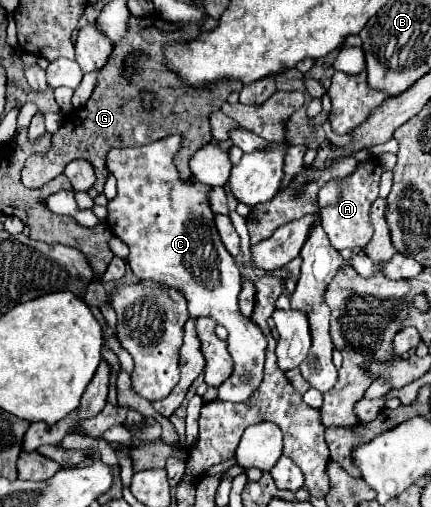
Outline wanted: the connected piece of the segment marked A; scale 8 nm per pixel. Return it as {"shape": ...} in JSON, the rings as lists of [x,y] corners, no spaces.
{"shape":[[[369,159],[367,163],[359,163],[357,171],[351,177],[343,179],[343,181],[331,181],[331,183],[321,187],[321,191],[319,191],[321,227],[325,229],[331,245],[337,251],[365,247],[369,243],[369,239],[373,235],[369,209],[371,209],[371,203],[377,199],[379,177],[381,177],[379,161]]]}

